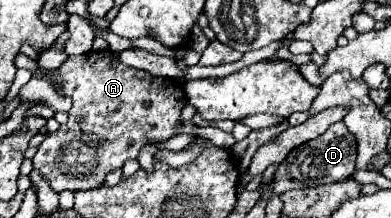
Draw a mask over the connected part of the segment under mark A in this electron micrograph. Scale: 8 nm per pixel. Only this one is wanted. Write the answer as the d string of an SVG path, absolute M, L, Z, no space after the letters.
M89 51L77 57L67 57L61 67L51 71L39 69L33 75L49 81L55 87L61 85L63 95L73 99L69 121L55 133L47 135L33 157L33 167L43 175L53 191L87 191L101 187L111 171L121 169L127 159L137 159L145 145L165 143L167 139L175 137L177 129L181 127L181 109L187 105L183 87L175 79L155 77L147 71L127 67L117 59L117 53L113 51Z

